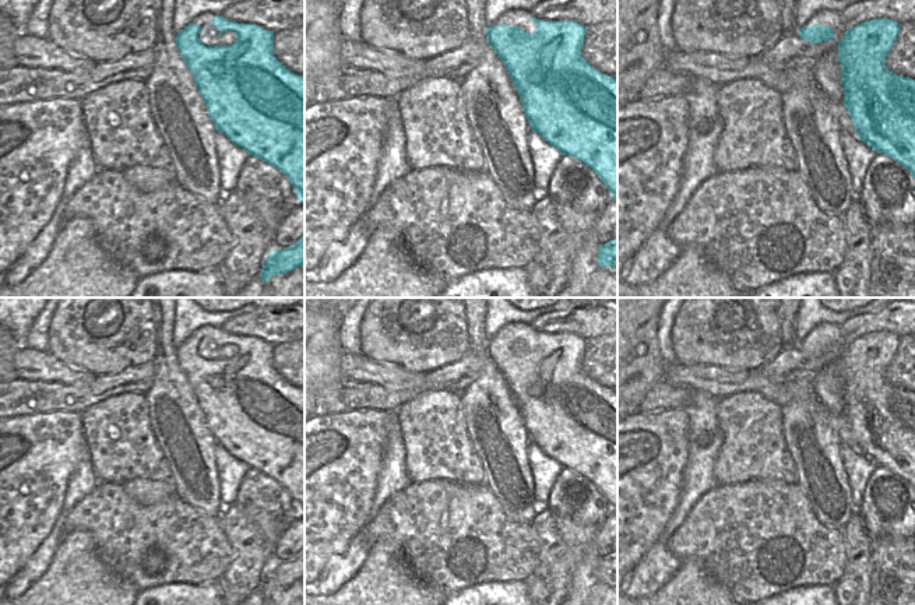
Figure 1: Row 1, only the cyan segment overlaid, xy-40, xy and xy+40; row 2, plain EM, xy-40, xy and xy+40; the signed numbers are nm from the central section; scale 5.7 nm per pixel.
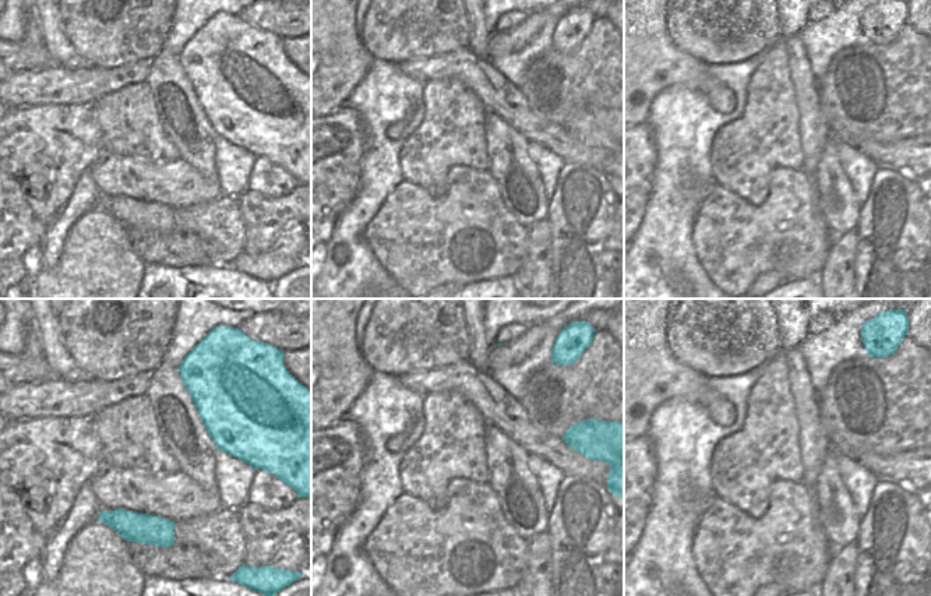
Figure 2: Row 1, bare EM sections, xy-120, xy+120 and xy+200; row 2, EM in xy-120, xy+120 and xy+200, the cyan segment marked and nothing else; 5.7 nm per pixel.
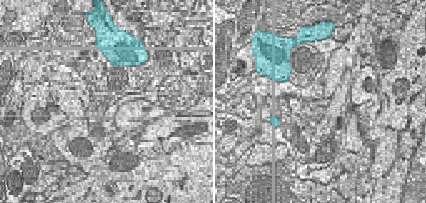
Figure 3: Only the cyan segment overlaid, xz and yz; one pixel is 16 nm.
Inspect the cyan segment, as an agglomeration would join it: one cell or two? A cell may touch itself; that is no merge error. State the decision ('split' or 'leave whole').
leave whole

